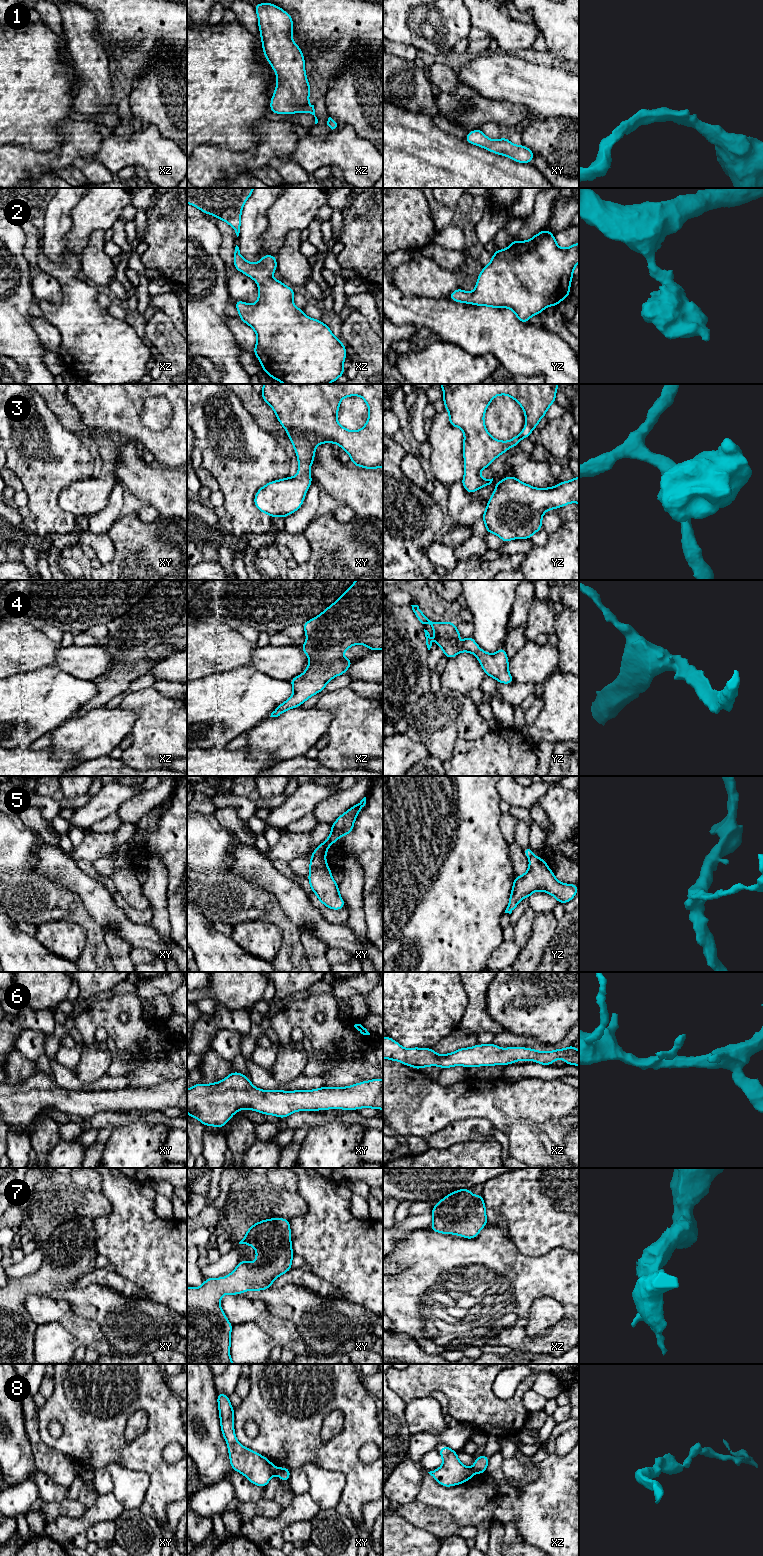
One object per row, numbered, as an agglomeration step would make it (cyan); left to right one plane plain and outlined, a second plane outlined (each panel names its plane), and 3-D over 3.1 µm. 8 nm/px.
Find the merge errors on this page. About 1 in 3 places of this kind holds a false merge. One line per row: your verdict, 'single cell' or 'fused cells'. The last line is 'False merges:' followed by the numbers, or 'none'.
1: single cell
2: single cell
3: single cell
4: single cell
5: fused cells
6: single cell
7: single cell
8: fused cells
False merges: 5, 8

